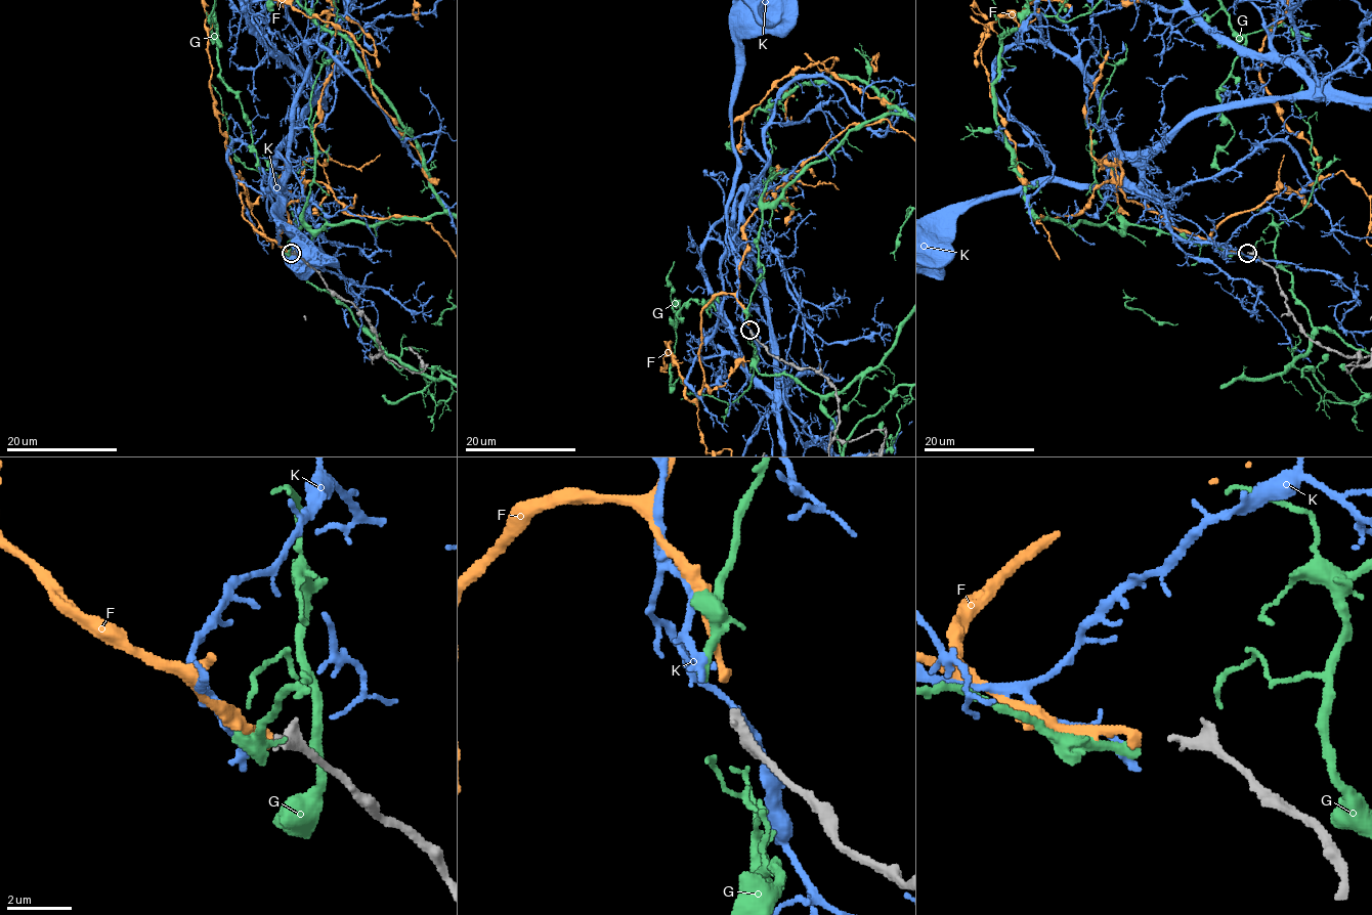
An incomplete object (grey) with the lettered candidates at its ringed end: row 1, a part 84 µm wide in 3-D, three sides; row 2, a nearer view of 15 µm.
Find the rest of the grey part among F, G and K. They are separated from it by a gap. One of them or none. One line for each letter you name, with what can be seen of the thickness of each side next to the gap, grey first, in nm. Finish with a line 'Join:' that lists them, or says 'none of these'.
F: 280 nm thick on the grey side, 280 nm on the other
Join: F

